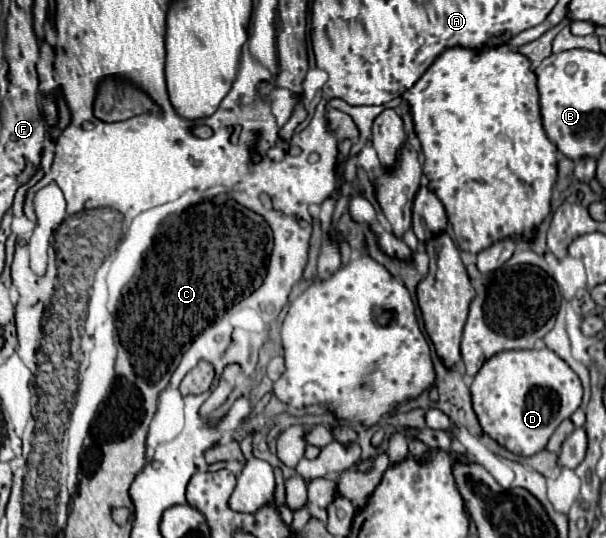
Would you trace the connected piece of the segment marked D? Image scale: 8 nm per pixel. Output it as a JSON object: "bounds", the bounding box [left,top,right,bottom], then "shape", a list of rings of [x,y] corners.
{"bounds":[470,348,582,456],"shape":[[[550,348],[494,354],[478,370],[470,392],[484,434],[518,456],[534,456],[544,450],[558,424],[570,418],[582,402],[580,378]]]}

